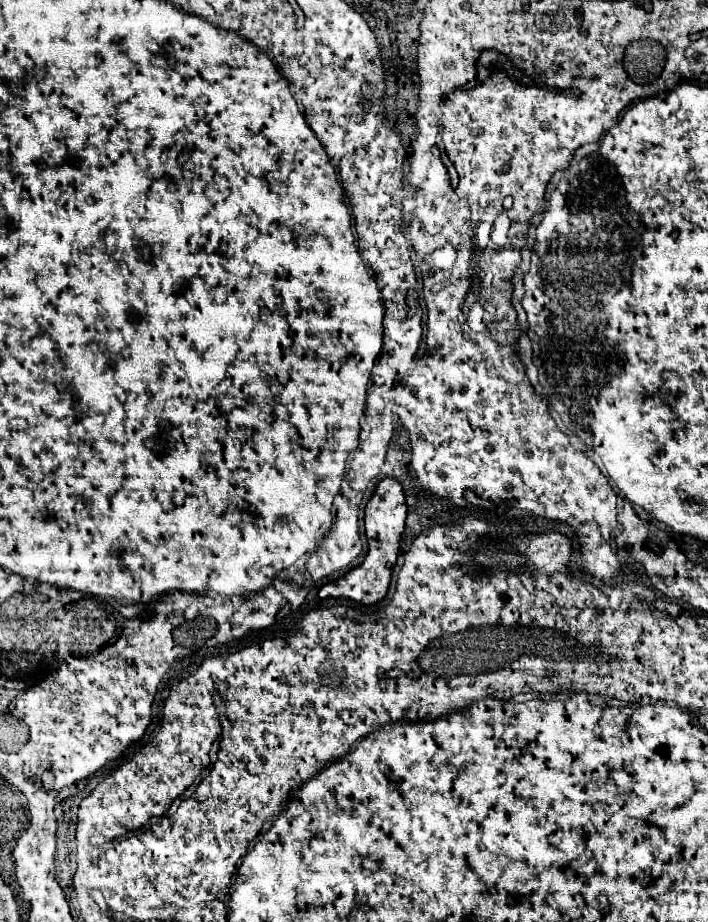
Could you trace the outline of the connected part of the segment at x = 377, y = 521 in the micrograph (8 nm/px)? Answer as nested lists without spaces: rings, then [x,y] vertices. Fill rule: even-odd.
[[[395,477],[381,479],[373,497],[369,499],[369,503],[365,507],[365,535],[367,535],[367,543],[369,543],[369,553],[367,553],[365,561],[359,567],[355,567],[353,571],[349,571],[347,575],[343,575],[341,579],[323,585],[318,596],[321,599],[344,597],[353,599],[357,603],[363,603],[363,605],[373,605],[373,603],[381,601],[387,595],[389,581],[391,581],[391,569],[399,555],[399,541],[403,535],[405,517],[407,517],[407,503],[405,503],[401,483]]]

